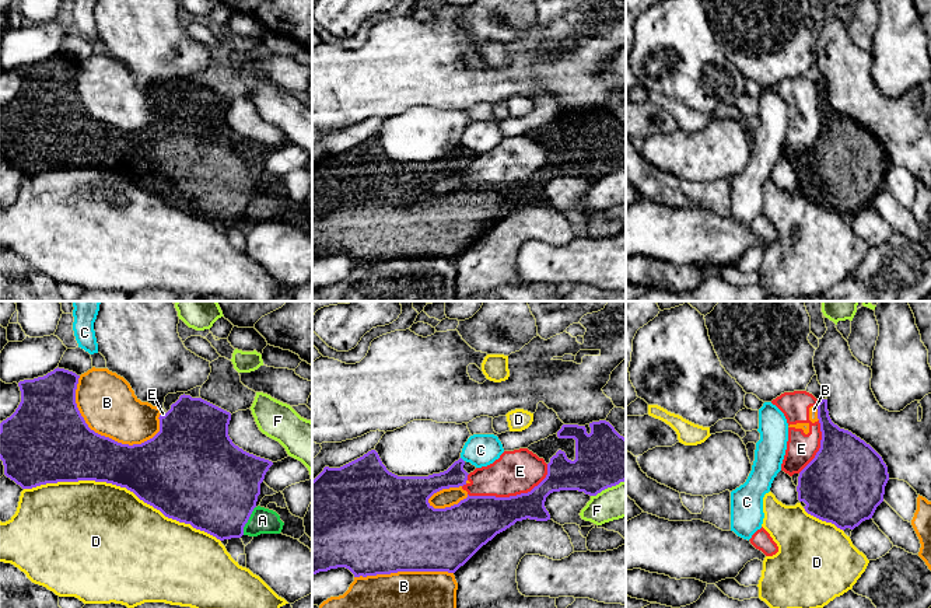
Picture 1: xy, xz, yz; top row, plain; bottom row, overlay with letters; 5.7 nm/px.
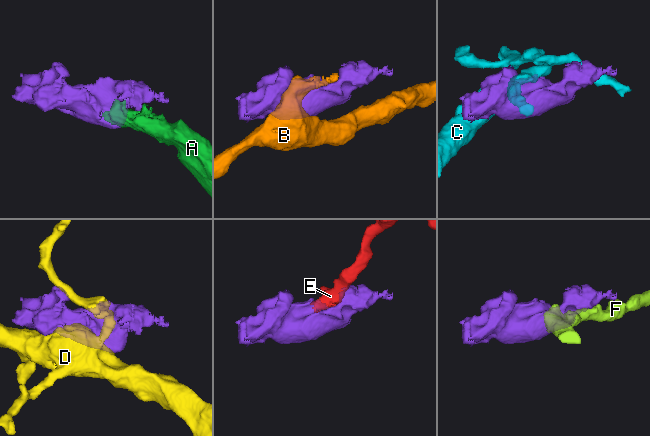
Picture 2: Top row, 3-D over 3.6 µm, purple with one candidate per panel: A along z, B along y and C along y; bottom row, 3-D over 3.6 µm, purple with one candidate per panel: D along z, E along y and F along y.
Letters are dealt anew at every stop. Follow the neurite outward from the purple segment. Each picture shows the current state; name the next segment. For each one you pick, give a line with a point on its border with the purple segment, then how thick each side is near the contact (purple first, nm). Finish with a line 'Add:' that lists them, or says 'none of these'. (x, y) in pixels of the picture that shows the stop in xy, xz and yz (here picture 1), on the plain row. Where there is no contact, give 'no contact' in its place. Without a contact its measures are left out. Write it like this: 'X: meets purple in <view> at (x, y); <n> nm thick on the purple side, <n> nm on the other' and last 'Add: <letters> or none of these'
A: meets purple in xy at (248, 205); 480 nm thick on the purple side, 150 nm on the other
Add: A

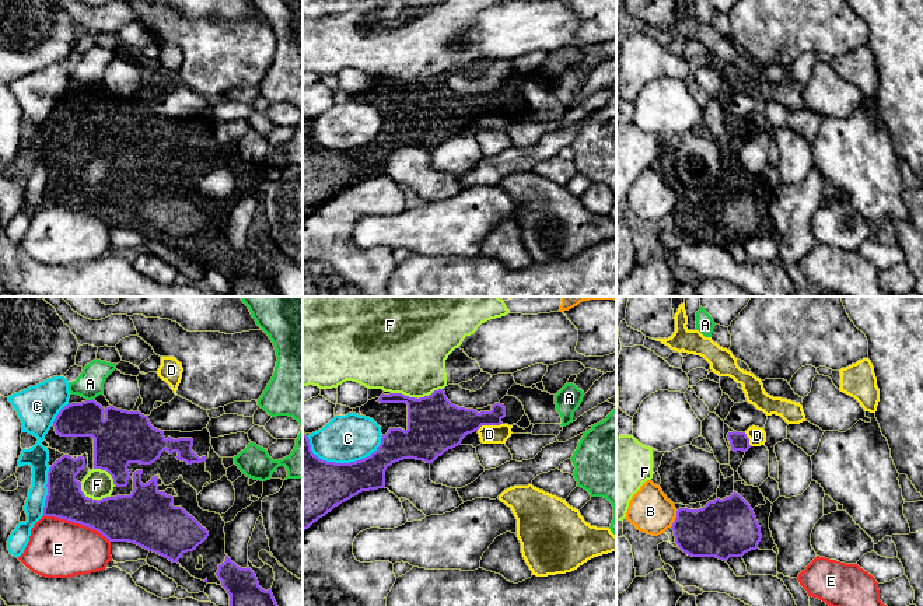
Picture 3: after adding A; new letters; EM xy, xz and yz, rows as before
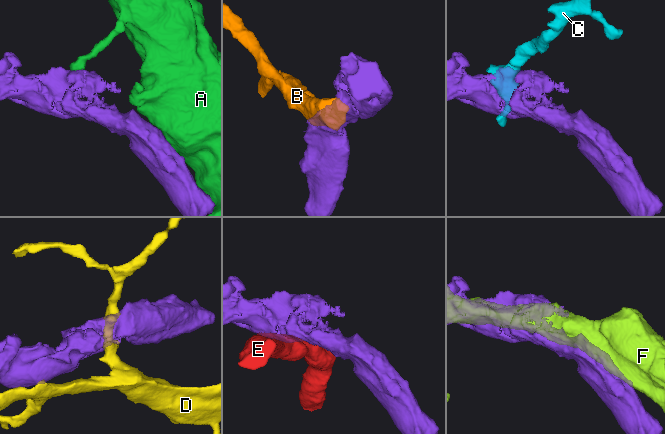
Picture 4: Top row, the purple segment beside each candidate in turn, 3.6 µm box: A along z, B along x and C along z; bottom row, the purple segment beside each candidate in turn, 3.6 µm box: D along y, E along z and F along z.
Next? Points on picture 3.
Add: none of these

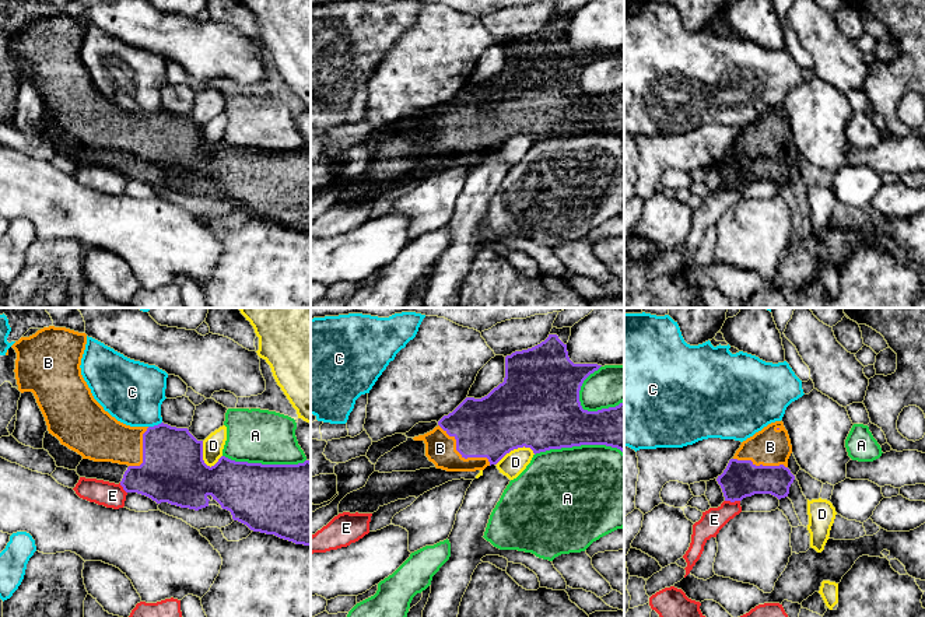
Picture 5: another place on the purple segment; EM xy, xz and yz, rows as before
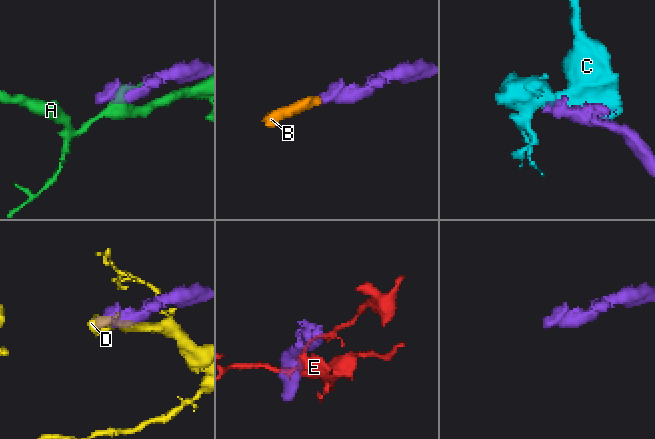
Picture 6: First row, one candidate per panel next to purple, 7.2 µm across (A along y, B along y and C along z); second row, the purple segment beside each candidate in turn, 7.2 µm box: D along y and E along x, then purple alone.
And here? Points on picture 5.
B: meets purple in xz at (462, 142); 360 nm thick on the purple side, 180 nm on the other
Add: B

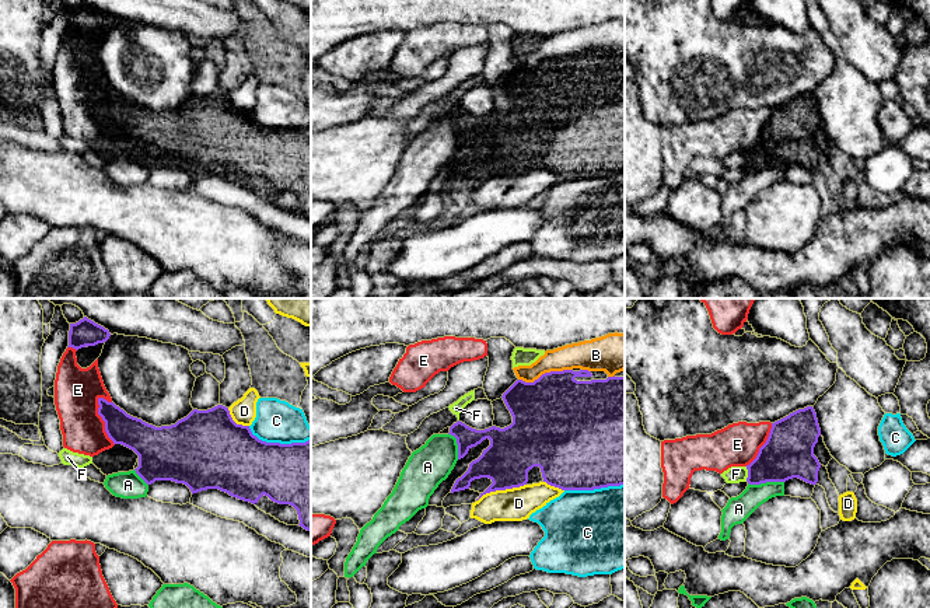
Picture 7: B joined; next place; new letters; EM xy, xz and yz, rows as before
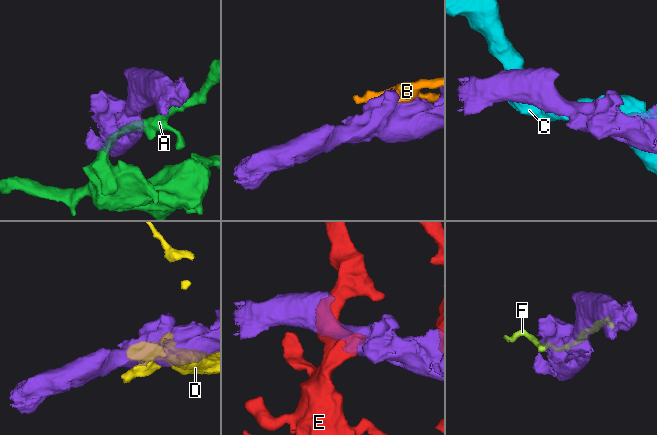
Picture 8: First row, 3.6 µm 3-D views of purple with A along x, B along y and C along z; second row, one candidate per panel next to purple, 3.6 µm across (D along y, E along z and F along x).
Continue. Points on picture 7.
Add: none of these

